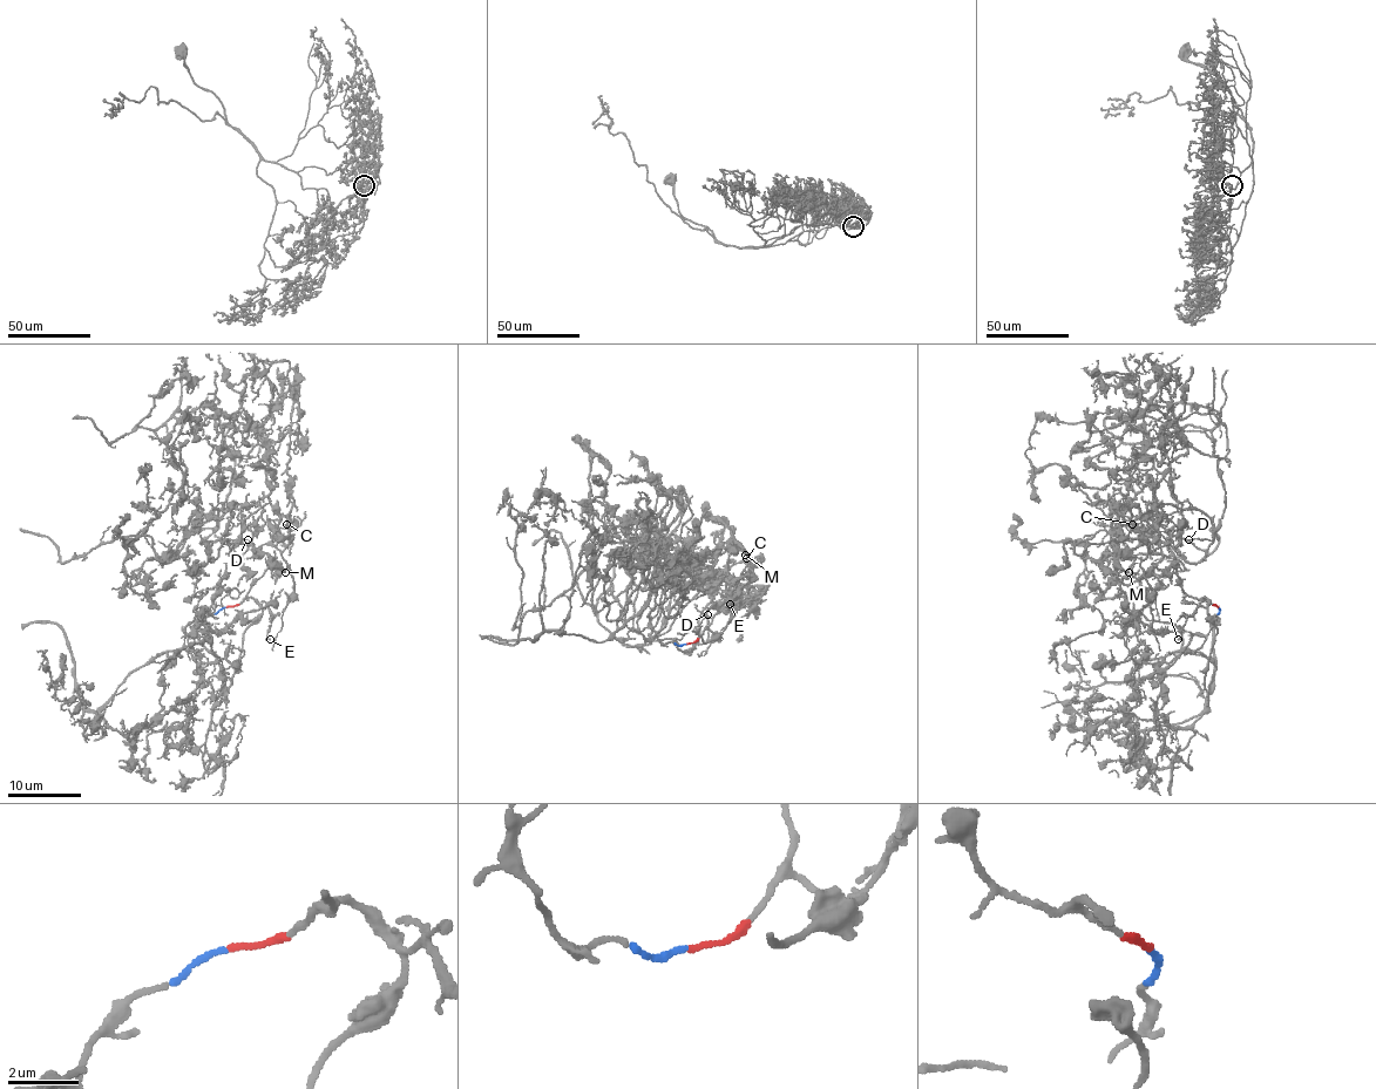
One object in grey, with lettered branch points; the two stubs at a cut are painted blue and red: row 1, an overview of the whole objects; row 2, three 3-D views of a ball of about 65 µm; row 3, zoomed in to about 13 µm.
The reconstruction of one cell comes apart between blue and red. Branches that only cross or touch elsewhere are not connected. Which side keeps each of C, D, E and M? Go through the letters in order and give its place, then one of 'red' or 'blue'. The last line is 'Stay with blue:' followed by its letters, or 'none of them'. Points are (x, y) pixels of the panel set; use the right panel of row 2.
C: (1132, 524) | blue
D: (1188, 539) | blue
E: (1178, 639) | red
M: (1129, 572) | blue
Stay with blue: C, D, M

